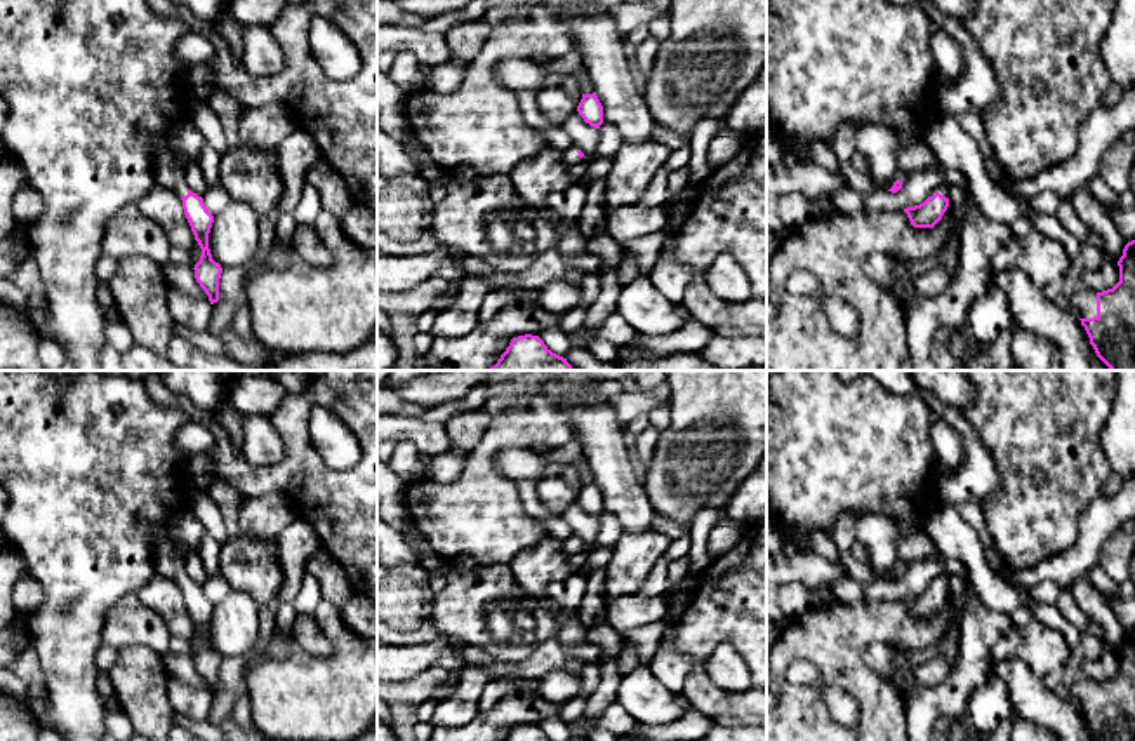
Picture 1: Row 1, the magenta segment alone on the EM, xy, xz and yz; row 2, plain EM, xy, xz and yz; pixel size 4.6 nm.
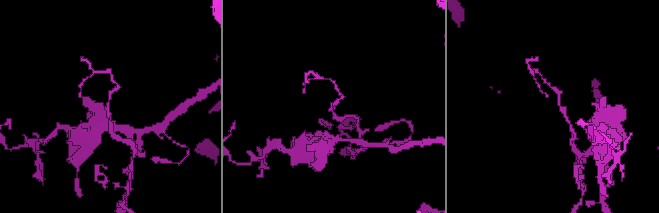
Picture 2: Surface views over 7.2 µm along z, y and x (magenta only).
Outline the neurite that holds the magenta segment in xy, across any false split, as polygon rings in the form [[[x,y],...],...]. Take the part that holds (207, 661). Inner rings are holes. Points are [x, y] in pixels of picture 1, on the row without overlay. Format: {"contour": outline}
{"contour": [[[167,531],[156,532],[153,553],[156,574],[172,579],[183,590],[186,609],[202,638],[200,651],[193,658],[195,668],[209,685],[210,694],[214,694],[219,691],[219,668],[222,663],[221,654],[212,649],[209,638],[214,605],[205,597],[203,588],[188,577],[184,560],[177,555],[176,544],[170,541]]]}

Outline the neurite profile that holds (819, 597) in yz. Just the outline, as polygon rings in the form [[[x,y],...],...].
[[[833,586],[812,588],[808,609],[822,609],[827,604],[834,604]]]

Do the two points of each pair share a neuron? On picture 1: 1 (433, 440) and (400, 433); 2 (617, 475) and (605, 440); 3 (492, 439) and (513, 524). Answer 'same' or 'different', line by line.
1: same
2: same
3: same

